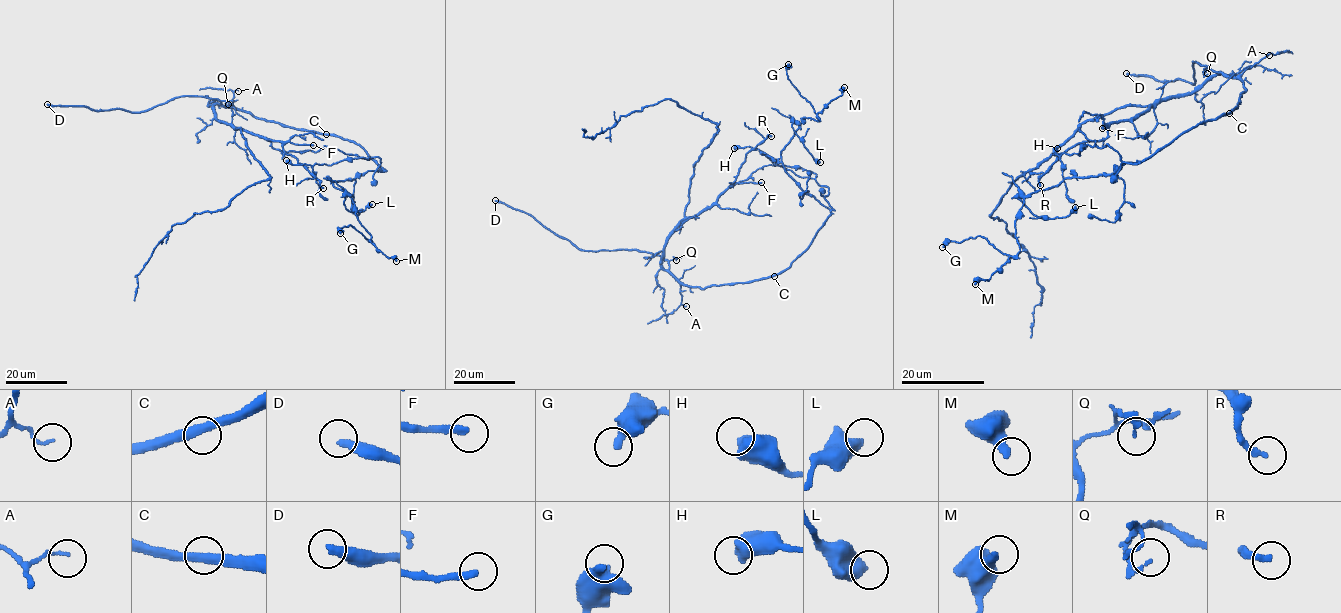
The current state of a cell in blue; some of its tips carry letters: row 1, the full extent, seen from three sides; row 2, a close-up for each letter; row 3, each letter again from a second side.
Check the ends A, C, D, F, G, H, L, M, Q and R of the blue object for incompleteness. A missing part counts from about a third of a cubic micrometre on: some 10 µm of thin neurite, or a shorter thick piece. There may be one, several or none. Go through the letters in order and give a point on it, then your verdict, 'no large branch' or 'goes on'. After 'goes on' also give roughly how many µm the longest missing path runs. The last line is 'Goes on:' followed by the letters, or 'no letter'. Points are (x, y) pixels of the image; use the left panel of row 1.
A: at (238, 91); no large branch
C: at (326, 134); no large branch
D: at (47, 104); goes on; about 10 µm are missing
F: at (313, 145); goes on; about 45 µm are missing
G: at (340, 233); no large branch
H: at (286, 160); no large branch
L: at (372, 204); no large branch
M: at (396, 261); no large branch
Q: at (228, 104); no large branch
R: at (323, 188); no large branch
Goes on: D, F

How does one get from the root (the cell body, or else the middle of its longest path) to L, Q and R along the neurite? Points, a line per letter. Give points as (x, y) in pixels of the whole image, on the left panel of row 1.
L: (288, 154), (311, 165), (378, 157), (383, 171), (333, 182), (350, 195), (348, 211), (372, 204)
Q: (288, 154), (279, 141), (259, 137), (219, 121), (213, 107), (221, 101), (228, 104)
R: (288, 154), (294, 156), (323, 188)

